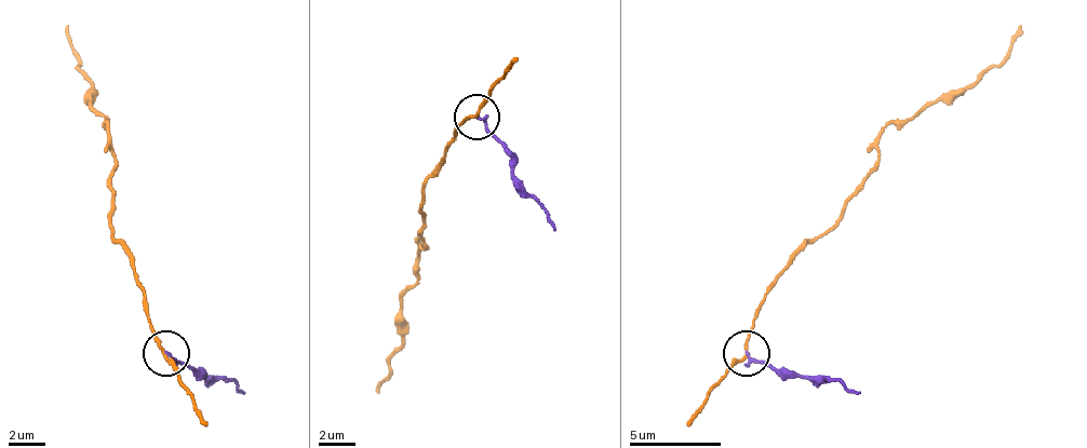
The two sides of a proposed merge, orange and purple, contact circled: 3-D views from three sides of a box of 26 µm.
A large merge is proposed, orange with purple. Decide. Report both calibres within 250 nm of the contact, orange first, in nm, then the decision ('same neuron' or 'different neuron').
calibres 150 and 180 nm; different neuron

